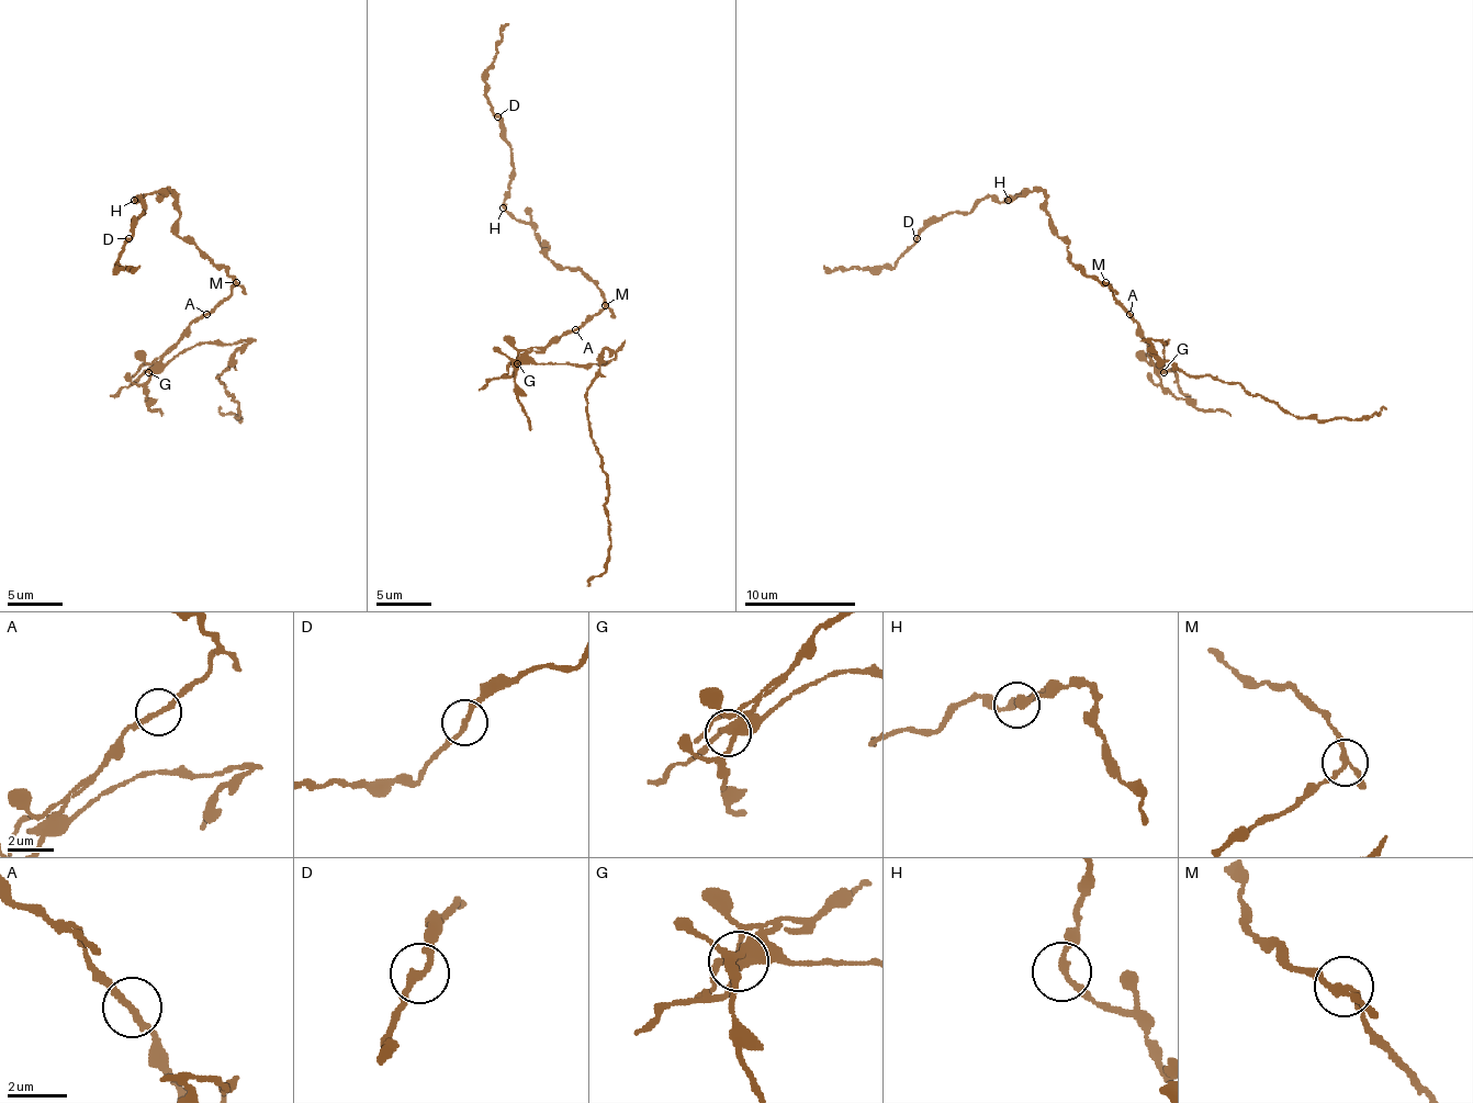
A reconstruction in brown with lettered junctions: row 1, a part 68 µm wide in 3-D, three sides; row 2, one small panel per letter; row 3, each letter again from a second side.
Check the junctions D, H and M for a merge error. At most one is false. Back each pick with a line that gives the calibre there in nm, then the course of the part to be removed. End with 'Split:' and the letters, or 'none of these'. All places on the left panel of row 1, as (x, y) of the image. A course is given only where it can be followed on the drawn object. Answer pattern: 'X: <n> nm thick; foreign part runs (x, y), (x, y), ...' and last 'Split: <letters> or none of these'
M: 200 nm thick; foreign part runs (237, 283), (159, 363), (198, 345), (245, 341), (217, 374), (239, 419), (221, 405)
Split: M

